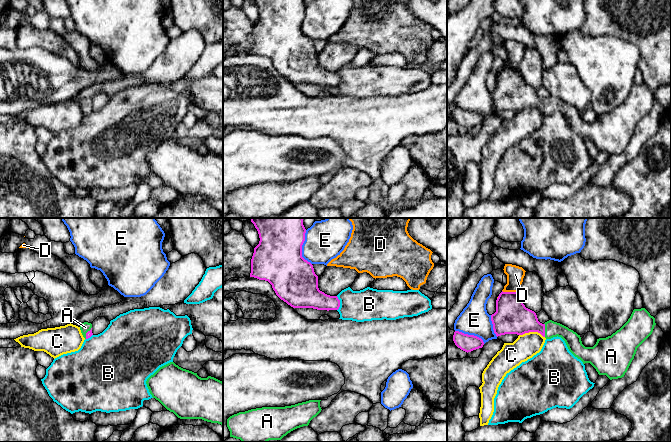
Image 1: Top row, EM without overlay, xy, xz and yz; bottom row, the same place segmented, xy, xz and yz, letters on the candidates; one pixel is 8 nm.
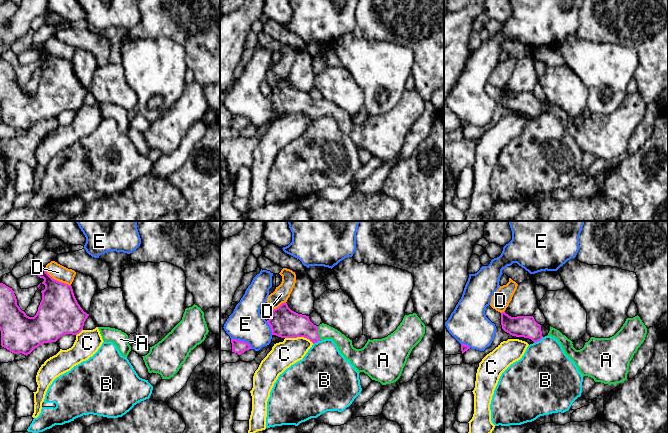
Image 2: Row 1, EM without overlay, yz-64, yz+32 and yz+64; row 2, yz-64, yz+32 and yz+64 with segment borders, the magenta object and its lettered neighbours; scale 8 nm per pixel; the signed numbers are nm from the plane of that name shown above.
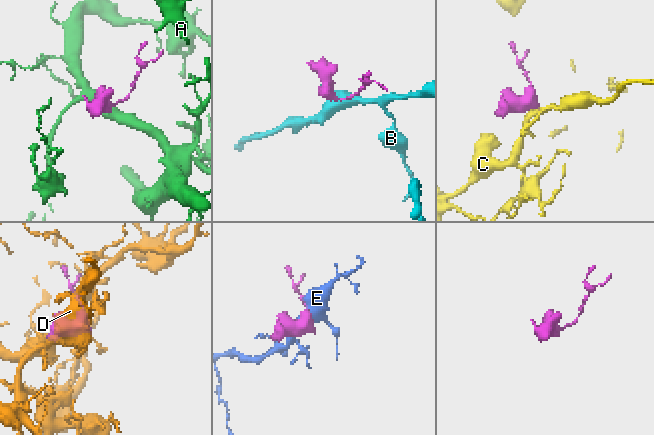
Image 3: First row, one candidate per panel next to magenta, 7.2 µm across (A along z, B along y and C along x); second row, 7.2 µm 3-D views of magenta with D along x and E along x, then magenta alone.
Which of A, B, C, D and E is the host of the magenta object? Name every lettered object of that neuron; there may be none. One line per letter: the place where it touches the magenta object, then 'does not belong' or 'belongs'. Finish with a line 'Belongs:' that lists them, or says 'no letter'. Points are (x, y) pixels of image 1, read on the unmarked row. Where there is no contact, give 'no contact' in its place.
A: yz (544, 106) | belongs
B: xz (339, 79) | does not belong
C: yz (532, 107) | does not belong
D: yz (510, 68) | does not belong
E: xz (301, 24) | does not belong
Belongs: A

